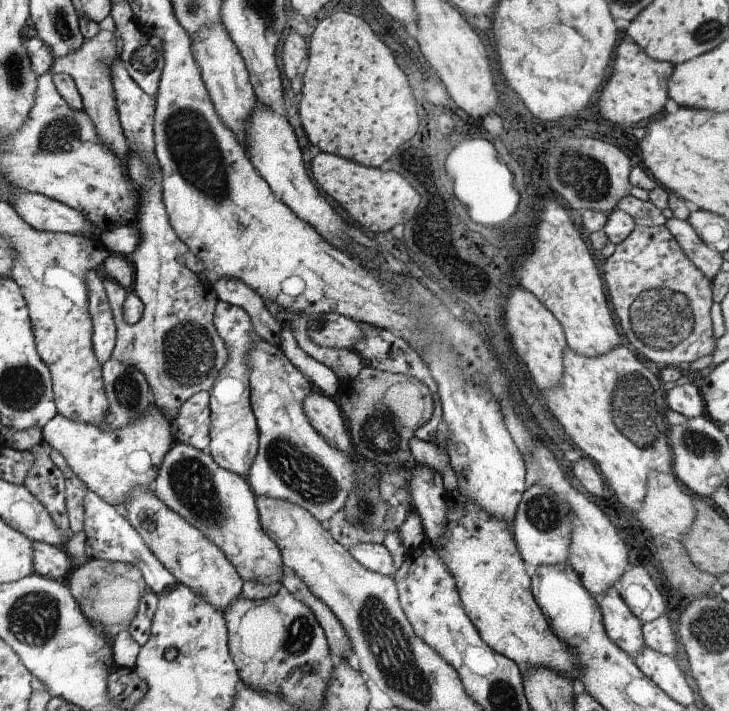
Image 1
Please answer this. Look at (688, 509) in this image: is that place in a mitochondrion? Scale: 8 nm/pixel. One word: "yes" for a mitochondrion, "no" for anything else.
no

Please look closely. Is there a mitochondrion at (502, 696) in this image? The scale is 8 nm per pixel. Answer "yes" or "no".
yes

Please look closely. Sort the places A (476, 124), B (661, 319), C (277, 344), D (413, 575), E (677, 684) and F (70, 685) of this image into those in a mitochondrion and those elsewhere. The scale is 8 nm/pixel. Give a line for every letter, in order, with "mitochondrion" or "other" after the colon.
A: other
B: mitochondrion
C: other
D: other
E: other
F: other

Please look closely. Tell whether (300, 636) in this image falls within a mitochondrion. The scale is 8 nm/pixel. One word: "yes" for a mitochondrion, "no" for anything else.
yes

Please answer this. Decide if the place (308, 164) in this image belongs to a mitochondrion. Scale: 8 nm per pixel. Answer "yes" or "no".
no

